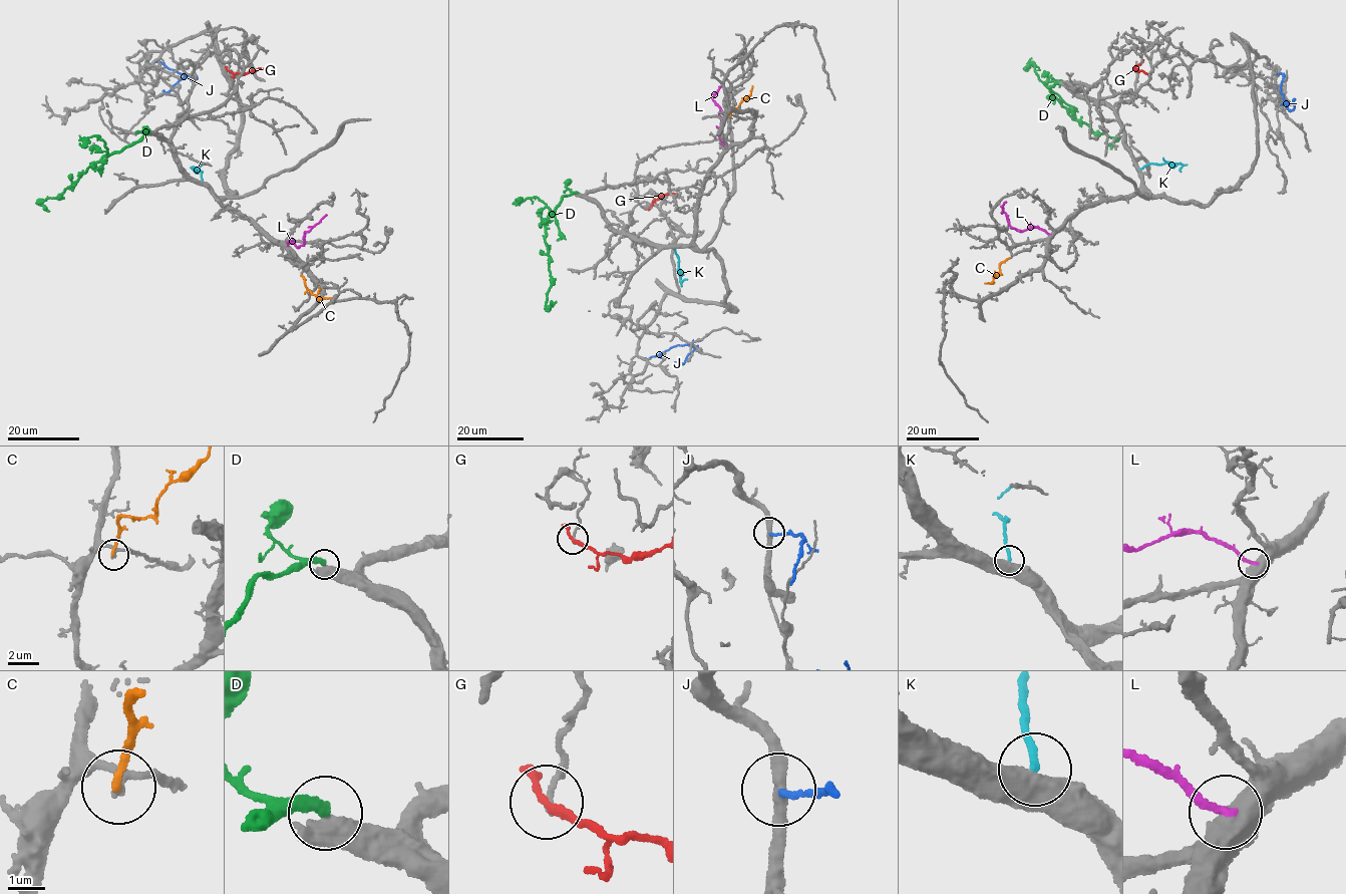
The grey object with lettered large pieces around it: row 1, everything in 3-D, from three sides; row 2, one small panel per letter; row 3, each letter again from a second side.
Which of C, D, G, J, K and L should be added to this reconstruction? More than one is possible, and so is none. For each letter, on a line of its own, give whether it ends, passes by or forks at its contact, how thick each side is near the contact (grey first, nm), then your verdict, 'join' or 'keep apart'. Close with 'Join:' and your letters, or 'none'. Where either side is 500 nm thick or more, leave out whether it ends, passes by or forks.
C: it ends | 160/190 nm | keep apart
D: 650/340 nm | keep apart
G: it ends | 170/280 nm | keep apart
J: it ends | 340/150 nm | keep apart
K: 500/200 nm | keep apart
L: 600/200 nm | keep apart
Join: none

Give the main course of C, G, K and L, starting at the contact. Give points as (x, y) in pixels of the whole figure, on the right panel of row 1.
C: (1010, 257), (1000, 265), (1000, 272), (991, 283), (984, 283)
G: (1140, 62), (1134, 67), (1147, 73)
K: (1139, 170), (1151, 164), (1180, 163), (1181, 172)
L: (1050, 234), (1035, 227), (1018, 231), (1012, 228), (1003, 213), (1006, 201)

